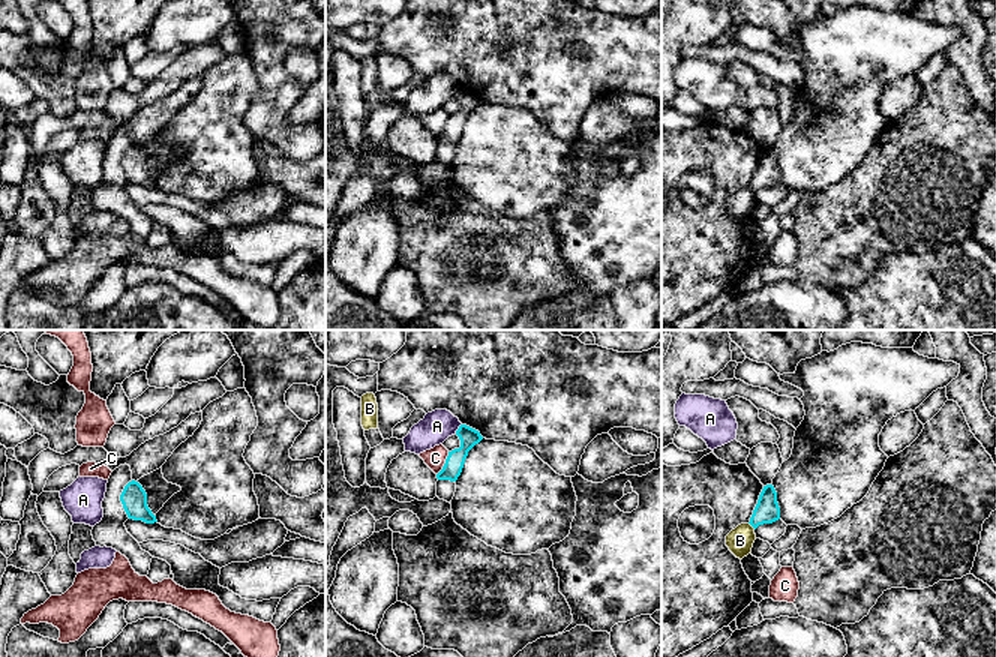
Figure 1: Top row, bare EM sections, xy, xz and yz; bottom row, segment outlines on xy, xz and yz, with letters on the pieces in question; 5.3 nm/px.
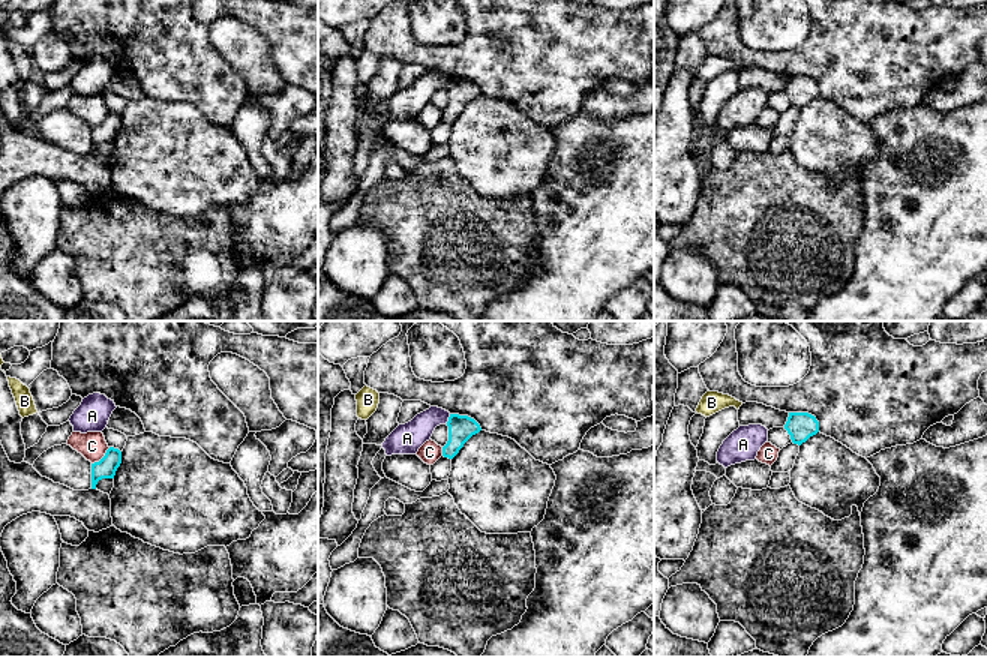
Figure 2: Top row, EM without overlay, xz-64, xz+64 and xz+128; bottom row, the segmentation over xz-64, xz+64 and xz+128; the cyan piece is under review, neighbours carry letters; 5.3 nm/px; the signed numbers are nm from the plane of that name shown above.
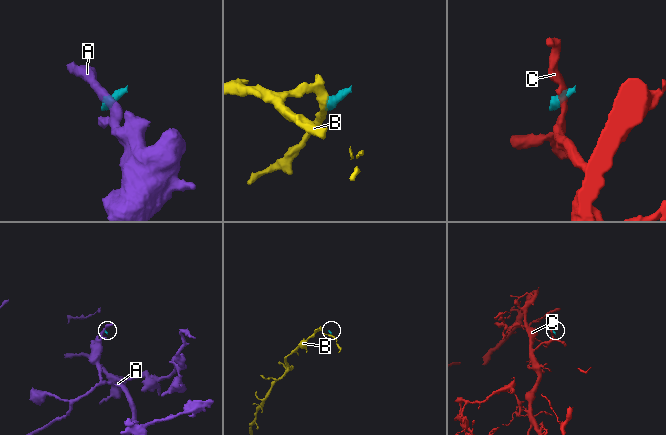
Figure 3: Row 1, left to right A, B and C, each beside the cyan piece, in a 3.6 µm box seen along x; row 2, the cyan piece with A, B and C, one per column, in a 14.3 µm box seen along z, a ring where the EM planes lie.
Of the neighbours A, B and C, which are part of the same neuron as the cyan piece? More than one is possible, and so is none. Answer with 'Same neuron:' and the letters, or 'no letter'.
Same neuron: no letter

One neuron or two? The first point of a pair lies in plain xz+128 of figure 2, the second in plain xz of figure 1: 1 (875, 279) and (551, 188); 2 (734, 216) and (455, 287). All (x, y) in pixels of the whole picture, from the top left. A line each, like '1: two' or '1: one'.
1: two
2: one

